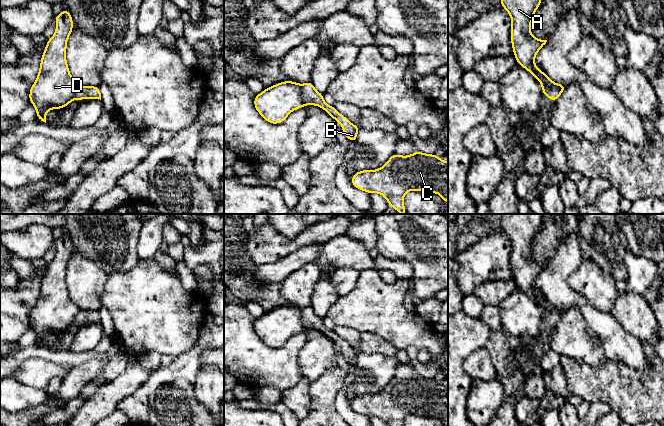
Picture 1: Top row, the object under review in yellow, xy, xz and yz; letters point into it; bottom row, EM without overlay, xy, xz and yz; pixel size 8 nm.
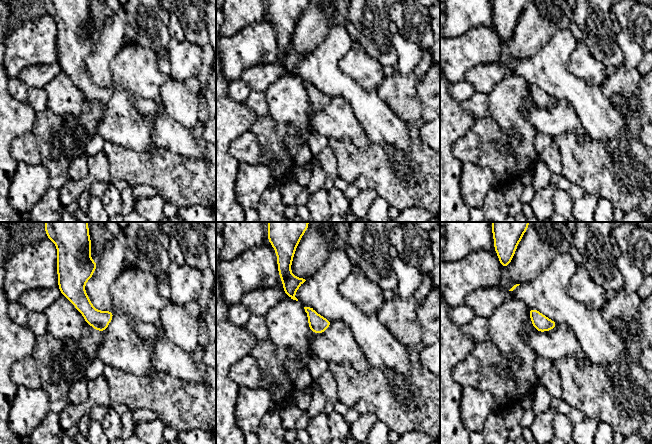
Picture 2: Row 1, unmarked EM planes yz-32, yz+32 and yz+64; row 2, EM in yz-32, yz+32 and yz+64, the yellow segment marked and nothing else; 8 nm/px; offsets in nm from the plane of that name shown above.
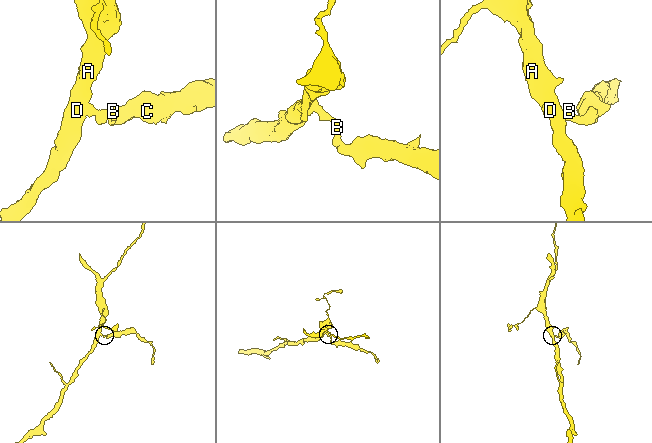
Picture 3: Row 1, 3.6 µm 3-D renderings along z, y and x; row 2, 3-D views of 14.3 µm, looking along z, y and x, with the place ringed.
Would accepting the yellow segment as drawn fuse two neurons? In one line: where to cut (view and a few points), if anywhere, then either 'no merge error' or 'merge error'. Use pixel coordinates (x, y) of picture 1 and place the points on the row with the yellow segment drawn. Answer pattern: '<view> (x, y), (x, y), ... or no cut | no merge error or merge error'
yz (542, 85), (552, 85), (561, 92) | merge error

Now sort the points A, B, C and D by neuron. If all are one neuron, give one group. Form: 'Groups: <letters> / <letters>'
Groups: A D / B C

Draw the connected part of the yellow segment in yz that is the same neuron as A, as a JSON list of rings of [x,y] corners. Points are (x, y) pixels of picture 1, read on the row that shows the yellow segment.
[[[501,0],[501,6],[511,17],[511,43],[517,64],[529,71],[542,86],[553,86],[562,93],[567,87],[554,83],[535,65],[535,56],[547,40],[535,38],[531,34],[532,18],[542,0]]]

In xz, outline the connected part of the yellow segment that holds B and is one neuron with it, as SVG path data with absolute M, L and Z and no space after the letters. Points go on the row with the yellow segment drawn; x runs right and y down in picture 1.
M306 82L301 85L301 98L305 105L315 105L327 112L335 121L342 126L342 132L349 141L356 142L359 126L352 124L347 117L340 114L334 106L329 106L324 102L324 96L319 93L312 82Z

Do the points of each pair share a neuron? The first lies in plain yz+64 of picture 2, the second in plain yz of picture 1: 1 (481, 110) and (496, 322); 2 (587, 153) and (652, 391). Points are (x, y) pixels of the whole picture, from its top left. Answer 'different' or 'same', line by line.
1: same
2: same

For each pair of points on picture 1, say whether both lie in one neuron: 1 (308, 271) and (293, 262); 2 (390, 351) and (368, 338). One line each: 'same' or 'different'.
1: different
2: same

